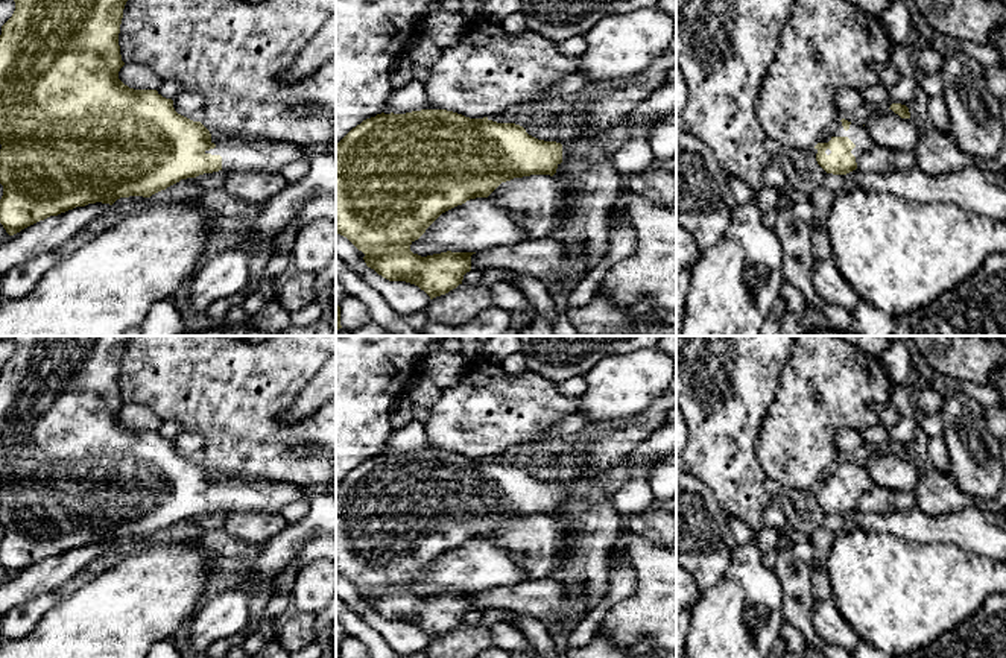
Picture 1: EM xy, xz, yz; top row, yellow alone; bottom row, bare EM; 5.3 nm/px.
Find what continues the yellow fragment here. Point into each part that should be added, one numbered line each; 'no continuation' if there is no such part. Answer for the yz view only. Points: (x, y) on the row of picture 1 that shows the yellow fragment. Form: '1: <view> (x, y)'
1: yz (857, 134)

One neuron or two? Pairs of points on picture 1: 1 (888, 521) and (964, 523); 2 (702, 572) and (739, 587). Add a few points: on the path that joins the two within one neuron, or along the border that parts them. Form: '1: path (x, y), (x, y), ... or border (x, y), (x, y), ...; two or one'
1: path (906, 525), (945, 526); one
2: border (737, 546), (725, 573), (702, 593); two

